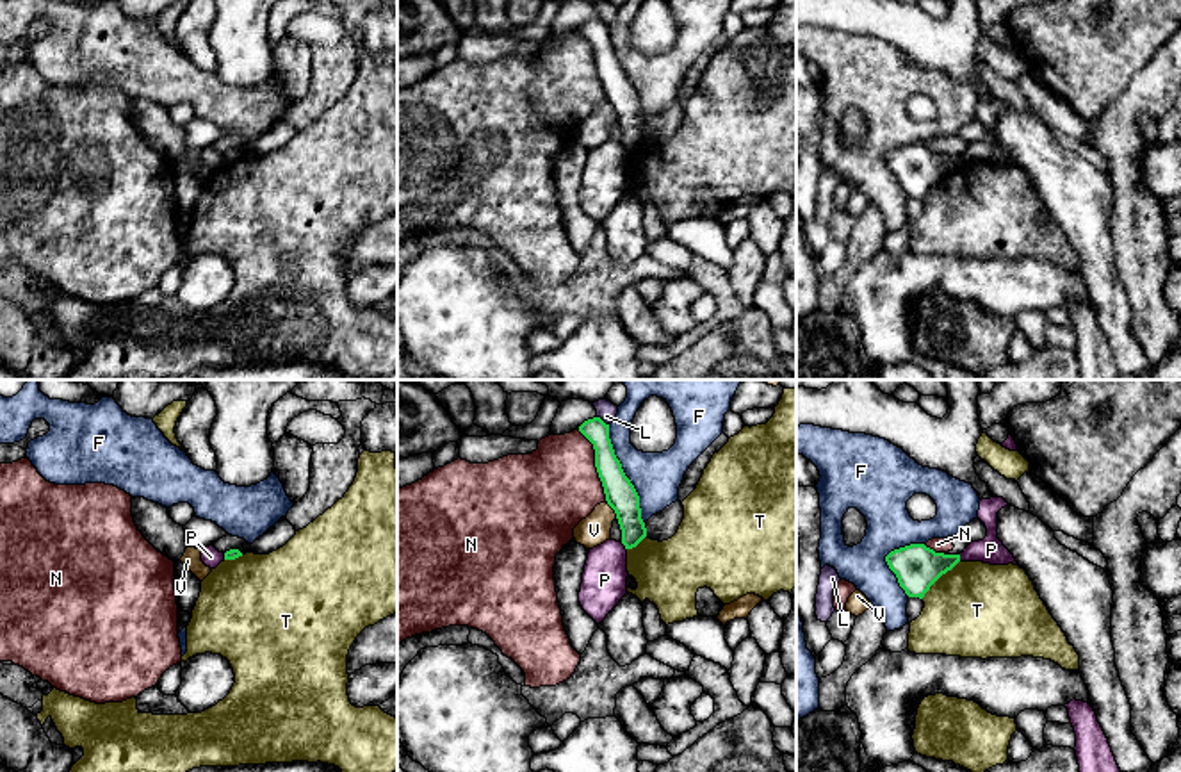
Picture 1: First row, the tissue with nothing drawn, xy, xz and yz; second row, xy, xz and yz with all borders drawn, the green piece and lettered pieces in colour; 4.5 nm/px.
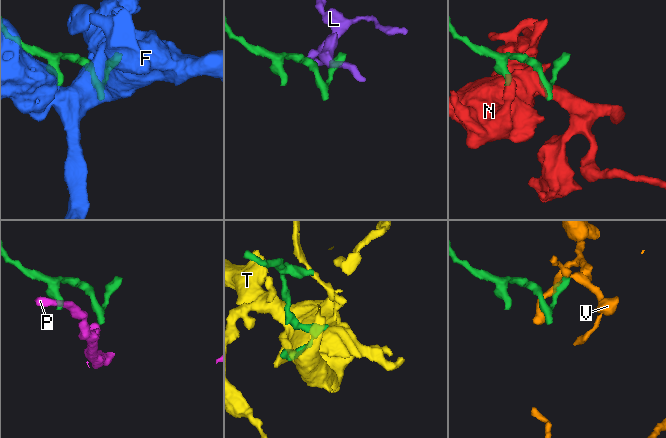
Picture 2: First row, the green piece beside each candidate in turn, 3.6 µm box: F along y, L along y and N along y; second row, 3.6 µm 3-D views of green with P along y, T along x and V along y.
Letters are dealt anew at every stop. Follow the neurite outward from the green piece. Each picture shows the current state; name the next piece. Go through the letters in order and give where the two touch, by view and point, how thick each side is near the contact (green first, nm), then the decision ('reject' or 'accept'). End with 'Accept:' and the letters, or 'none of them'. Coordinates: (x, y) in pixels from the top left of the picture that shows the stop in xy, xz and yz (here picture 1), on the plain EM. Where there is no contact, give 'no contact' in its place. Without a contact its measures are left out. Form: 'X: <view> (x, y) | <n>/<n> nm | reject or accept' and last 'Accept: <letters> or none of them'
F: xz (624, 75) | 140/220 nm | reject
L: xz (601, 20) | 110/90 nm | reject
N: xz (595, 66) | 140/380 nm | reject
P: xz (624, 145) | 140/200 nm | reject
T: yz (939, 177) | 200/440 nm | reject
V: xz (613, 109) | 140/140 nm | reject
Accept: none of them

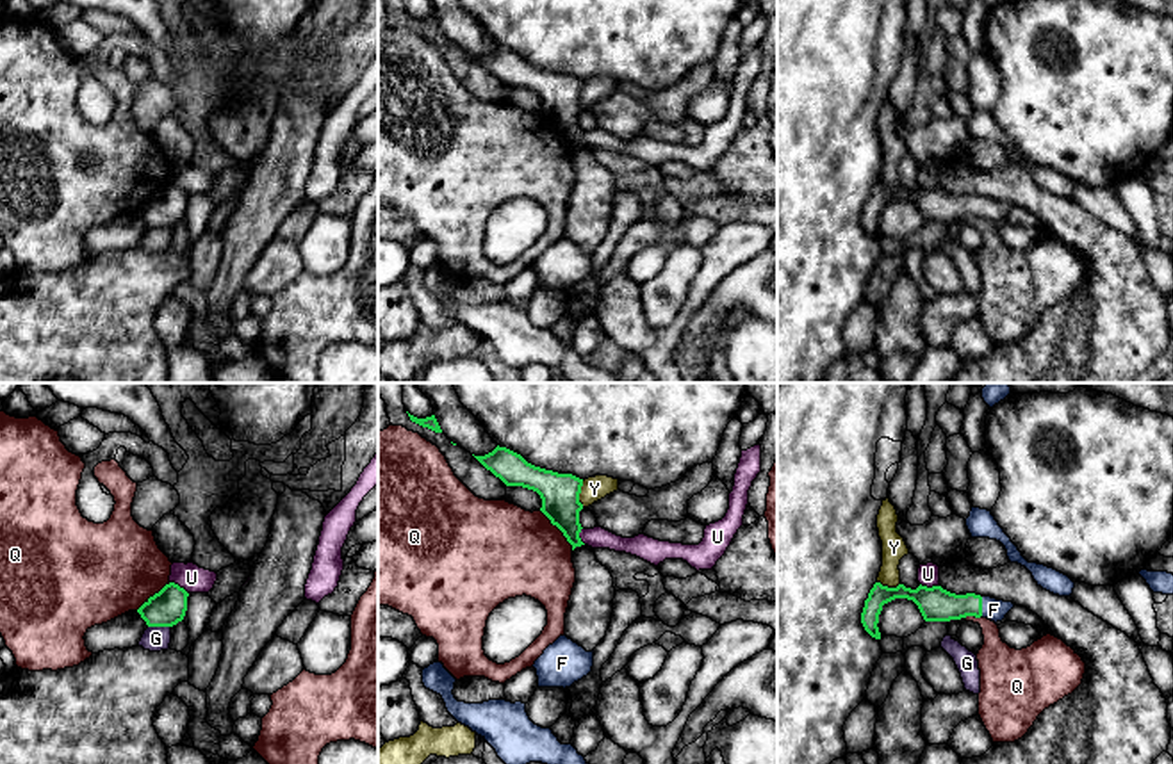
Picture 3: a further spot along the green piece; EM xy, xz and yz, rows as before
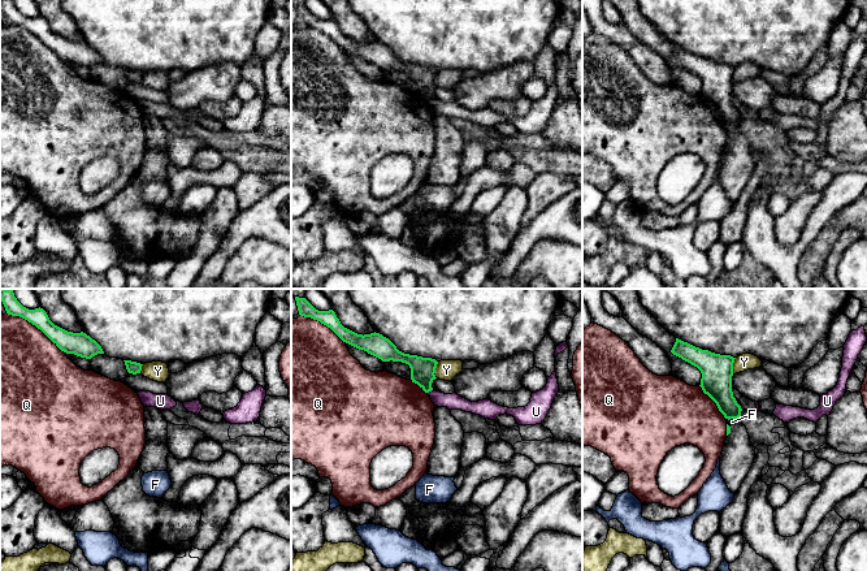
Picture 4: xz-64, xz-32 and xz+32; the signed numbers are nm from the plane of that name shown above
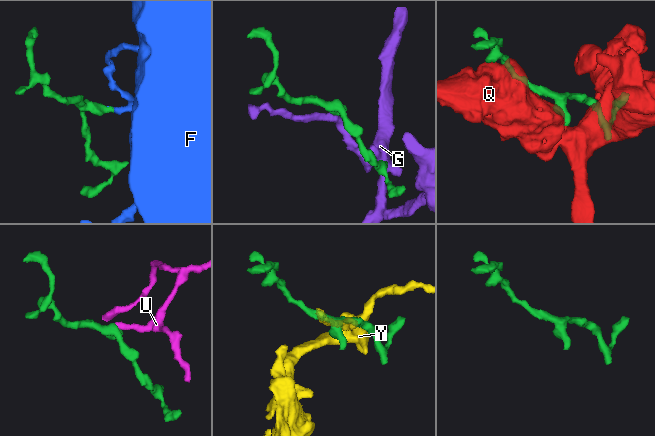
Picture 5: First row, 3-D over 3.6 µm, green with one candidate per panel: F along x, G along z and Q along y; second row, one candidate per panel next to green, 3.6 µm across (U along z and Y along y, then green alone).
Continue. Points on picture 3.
F: yz (981, 207) | 160/100 nm | accept
G: xy (159, 227) | 160/110 nm | reject
Q: xz (558, 129) | 180/400 nm | reject
U: xy (177, 186) | 160/120 nm | reject
Y: xz (580, 93) | 180/110 nm | reject
Accept: F

